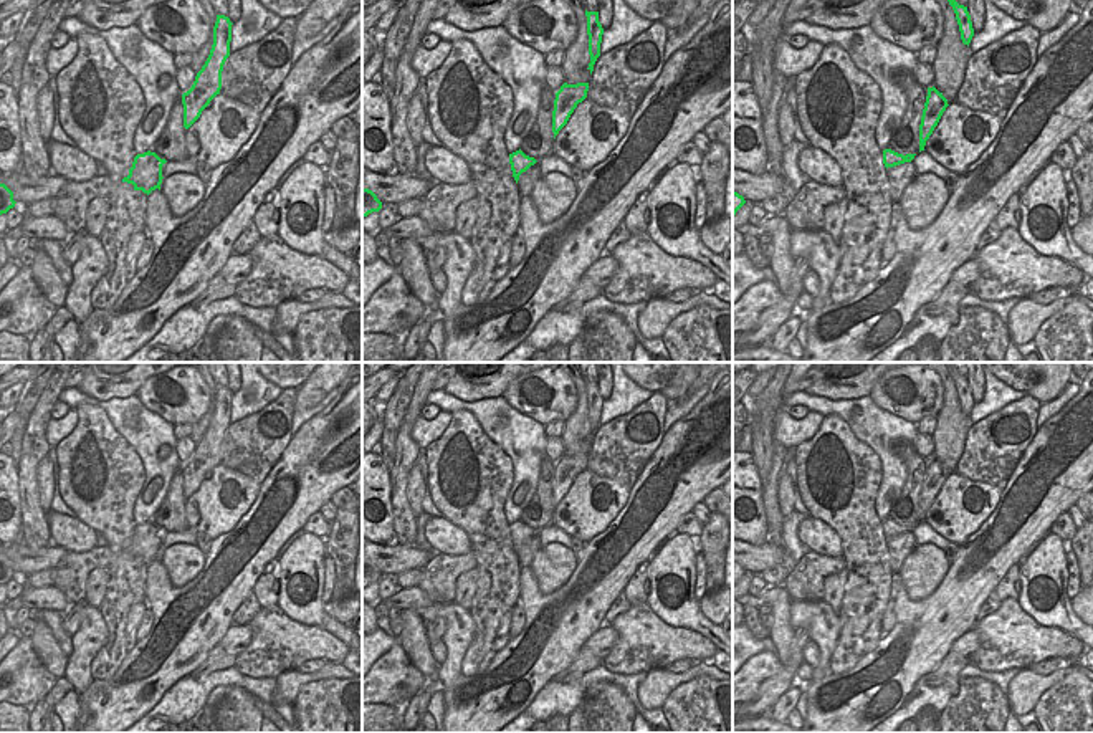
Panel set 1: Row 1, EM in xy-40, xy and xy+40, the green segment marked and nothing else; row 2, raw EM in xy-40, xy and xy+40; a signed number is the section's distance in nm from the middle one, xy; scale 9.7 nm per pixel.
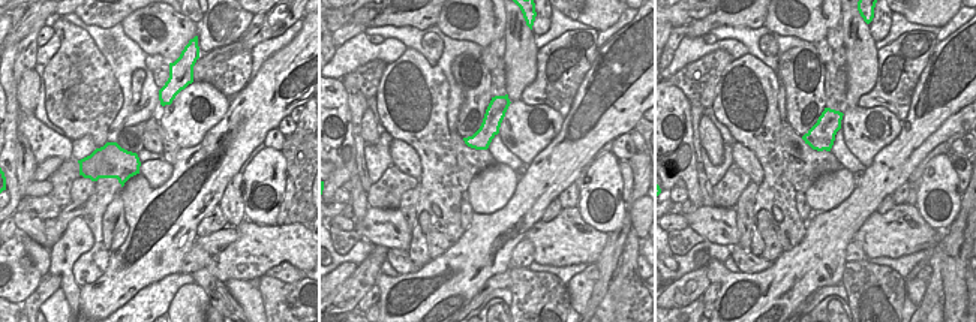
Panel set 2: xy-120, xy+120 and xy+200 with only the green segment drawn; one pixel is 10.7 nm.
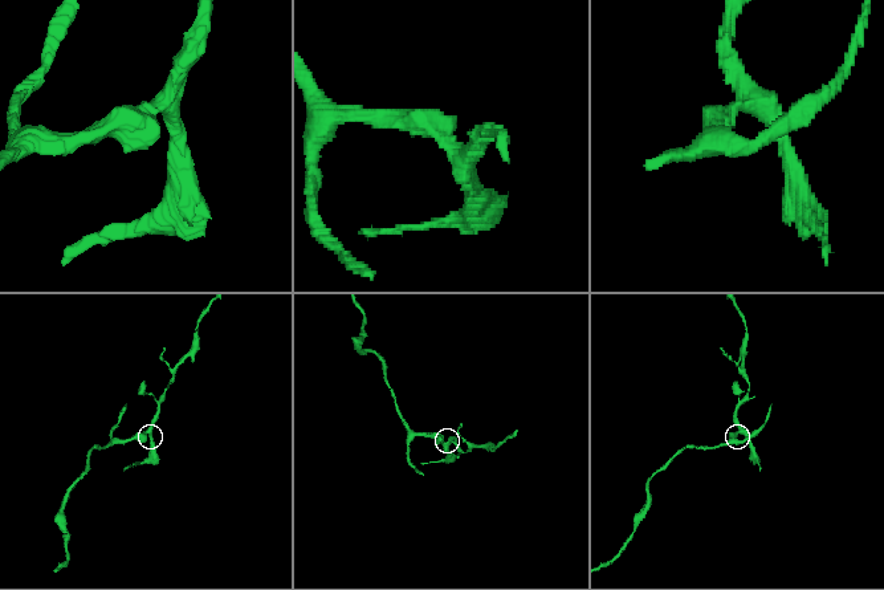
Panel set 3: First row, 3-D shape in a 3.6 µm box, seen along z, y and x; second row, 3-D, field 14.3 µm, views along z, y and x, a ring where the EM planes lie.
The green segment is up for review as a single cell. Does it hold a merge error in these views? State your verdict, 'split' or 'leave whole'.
split

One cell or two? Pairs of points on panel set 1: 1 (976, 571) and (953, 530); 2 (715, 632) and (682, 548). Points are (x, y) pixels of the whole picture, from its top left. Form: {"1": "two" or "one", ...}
{"1": "two", "2": "one"}

